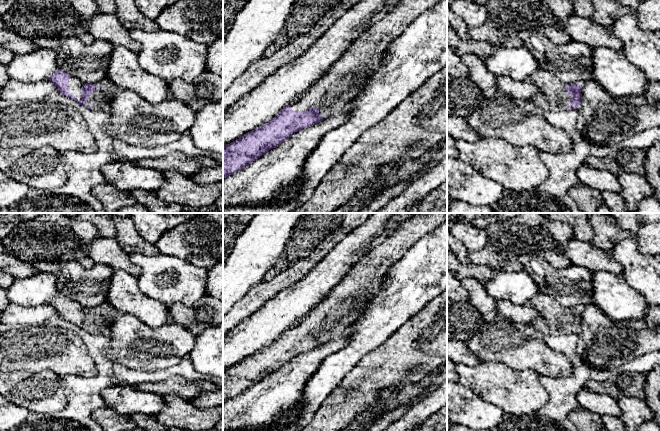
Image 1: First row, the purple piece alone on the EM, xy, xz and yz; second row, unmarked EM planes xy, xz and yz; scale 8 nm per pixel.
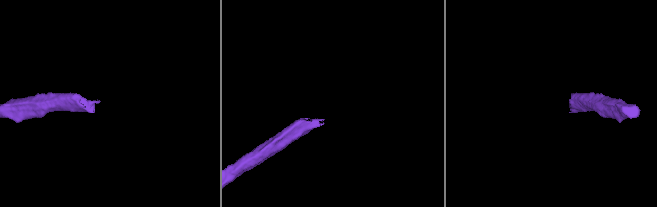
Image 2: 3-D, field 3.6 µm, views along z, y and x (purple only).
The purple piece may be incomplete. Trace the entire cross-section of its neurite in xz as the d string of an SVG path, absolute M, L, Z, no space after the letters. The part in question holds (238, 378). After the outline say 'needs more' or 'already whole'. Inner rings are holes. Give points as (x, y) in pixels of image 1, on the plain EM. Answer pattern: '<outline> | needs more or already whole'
M420 213L417 217L404 222L393 234L355 263L340 282L296 326L285 330L269 346L223 370L223 403L242 394L283 367L293 357L345 334L355 320L356 314L363 308L363 303L387 275L389 268L399 261L421 237L432 232L446 219L447 213Z | needs more

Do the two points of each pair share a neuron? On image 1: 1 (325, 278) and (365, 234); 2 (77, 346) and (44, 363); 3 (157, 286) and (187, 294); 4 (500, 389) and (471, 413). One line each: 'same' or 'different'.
1: same
2: same
3: same
4: different

